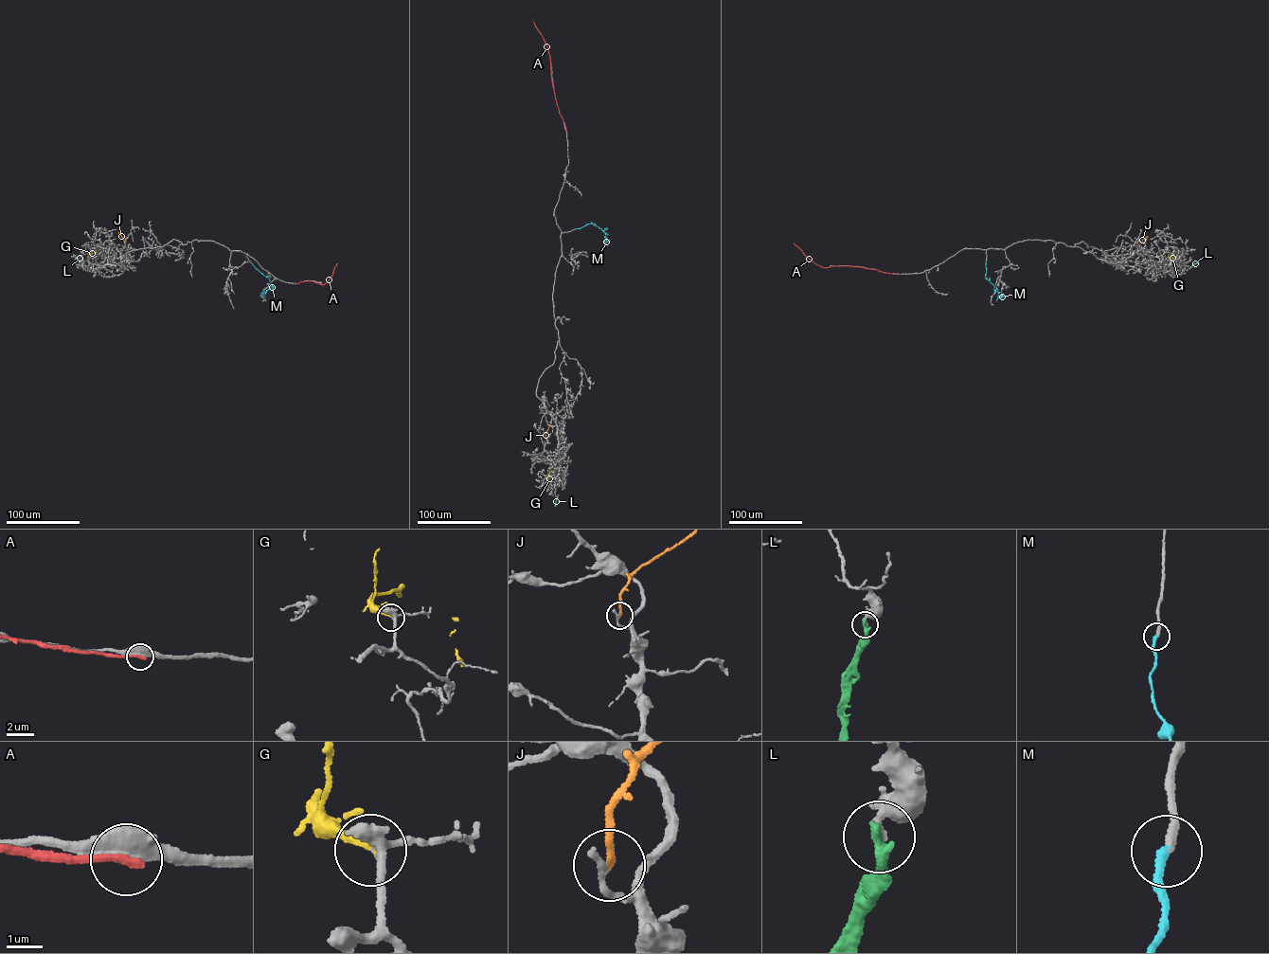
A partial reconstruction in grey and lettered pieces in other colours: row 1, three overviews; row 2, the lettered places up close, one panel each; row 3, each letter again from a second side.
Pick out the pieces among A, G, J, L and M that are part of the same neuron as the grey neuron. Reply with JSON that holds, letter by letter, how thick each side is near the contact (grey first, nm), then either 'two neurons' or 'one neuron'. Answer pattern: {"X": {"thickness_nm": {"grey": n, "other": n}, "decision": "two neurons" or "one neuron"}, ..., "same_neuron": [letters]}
{"A": {"thickness_nm": {"grey": 550, "other": 240}, "decision": "two neurons"}, "G": {"thickness_nm": {"grey": 140, "other": 220}, "decision": "one neuron"}, "J": {"thickness_nm": {"grey": 220, "other": 180}, "decision": "two neurons"}, "L": {"thickness_nm": {"grey": 320, "other": 460}, "decision": "two neurons"}, "M": {"thickness_nm": {"grey": 240, "other": 240}, "decision": "one neuron"}, "same_neuron": ["G", "M"]}

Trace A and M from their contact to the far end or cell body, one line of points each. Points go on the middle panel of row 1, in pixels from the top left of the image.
A: (566, 132), (555, 98), (548, 49), (533, 22)
M: (574, 229), (595, 224), (605, 233), (604, 243)

